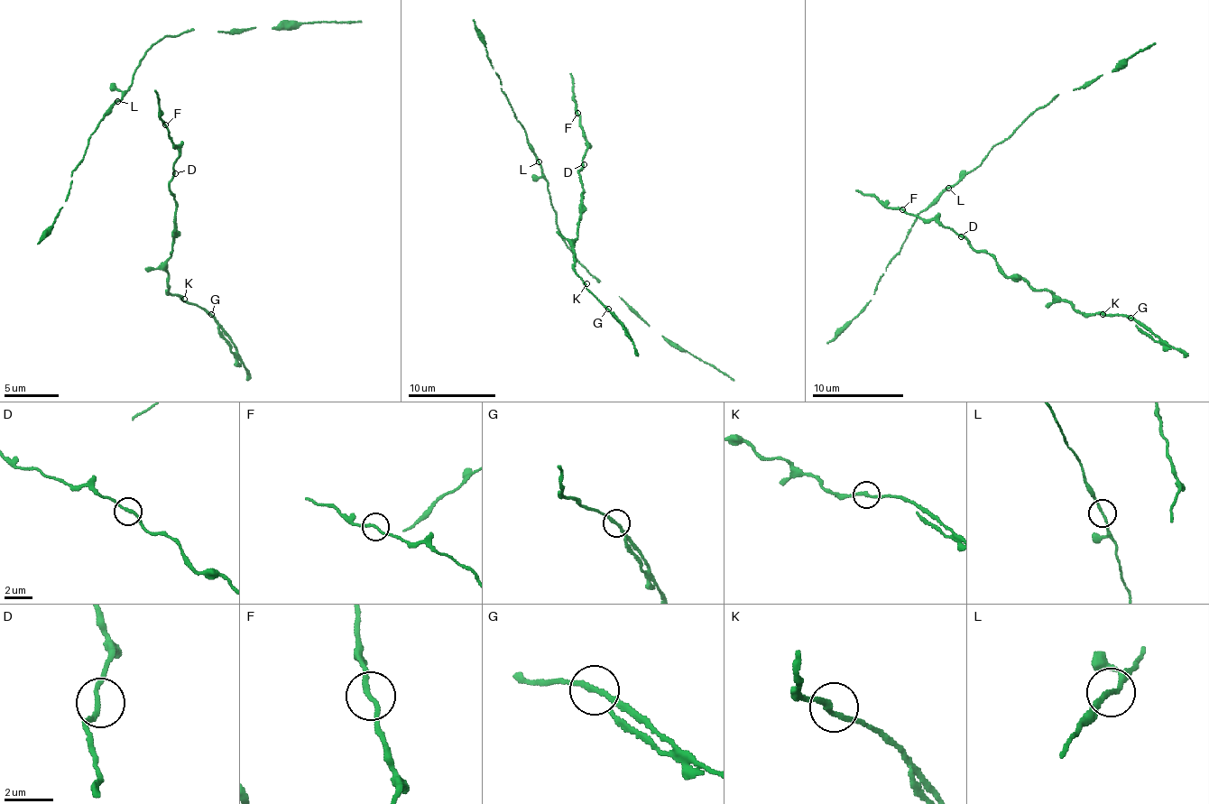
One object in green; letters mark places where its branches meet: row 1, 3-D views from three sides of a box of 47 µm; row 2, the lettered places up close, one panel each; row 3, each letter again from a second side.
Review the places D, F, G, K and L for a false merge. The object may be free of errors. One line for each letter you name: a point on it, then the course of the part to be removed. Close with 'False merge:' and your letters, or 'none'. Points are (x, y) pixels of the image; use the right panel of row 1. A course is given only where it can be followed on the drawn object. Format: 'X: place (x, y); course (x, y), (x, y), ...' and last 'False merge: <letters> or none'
G: place (1130, 318); course (1130, 318), (1141, 322), (1172, 346), (1188, 355)
False merge: G

